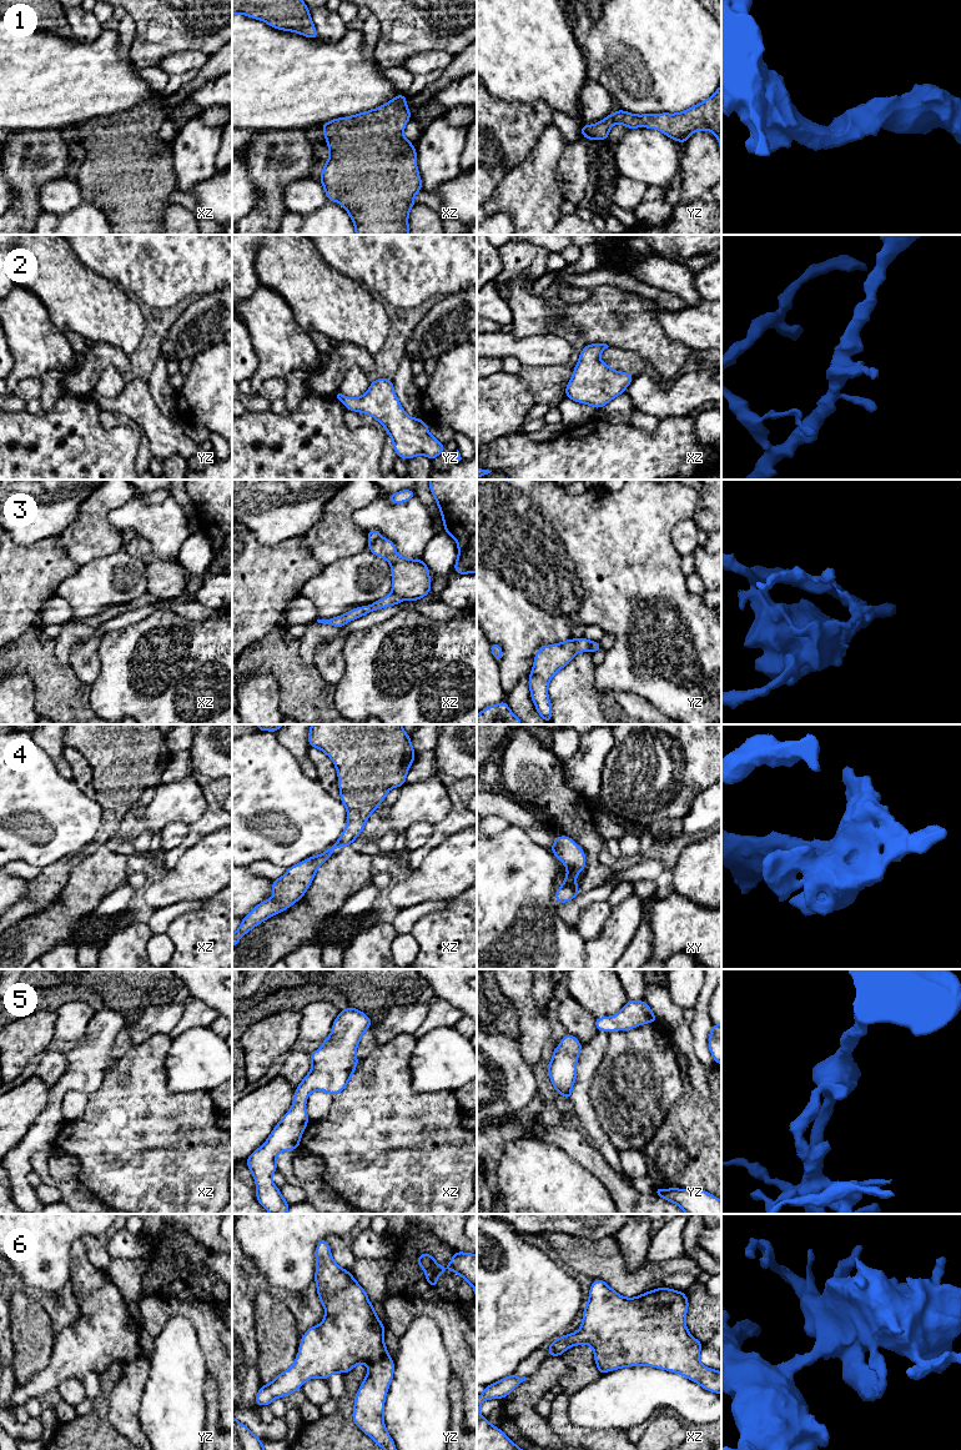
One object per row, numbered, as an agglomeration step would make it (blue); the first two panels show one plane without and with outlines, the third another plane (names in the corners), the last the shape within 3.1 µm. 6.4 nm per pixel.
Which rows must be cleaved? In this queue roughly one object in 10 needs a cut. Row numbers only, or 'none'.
3

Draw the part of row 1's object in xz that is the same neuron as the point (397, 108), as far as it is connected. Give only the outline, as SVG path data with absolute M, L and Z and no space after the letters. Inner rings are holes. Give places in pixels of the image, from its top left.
M398 94L383 106L338 117L320 126L327 140L329 157L321 172L321 184L327 200L341 204L353 221L356 235L409 235L408 215L416 205L414 195L422 190L422 181L417 170L417 152L403 135L406 124L411 119L406 96Z

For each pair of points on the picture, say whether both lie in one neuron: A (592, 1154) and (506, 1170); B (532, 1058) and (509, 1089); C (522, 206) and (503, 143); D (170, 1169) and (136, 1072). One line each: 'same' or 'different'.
A: different
B: different
C: different
D: same

